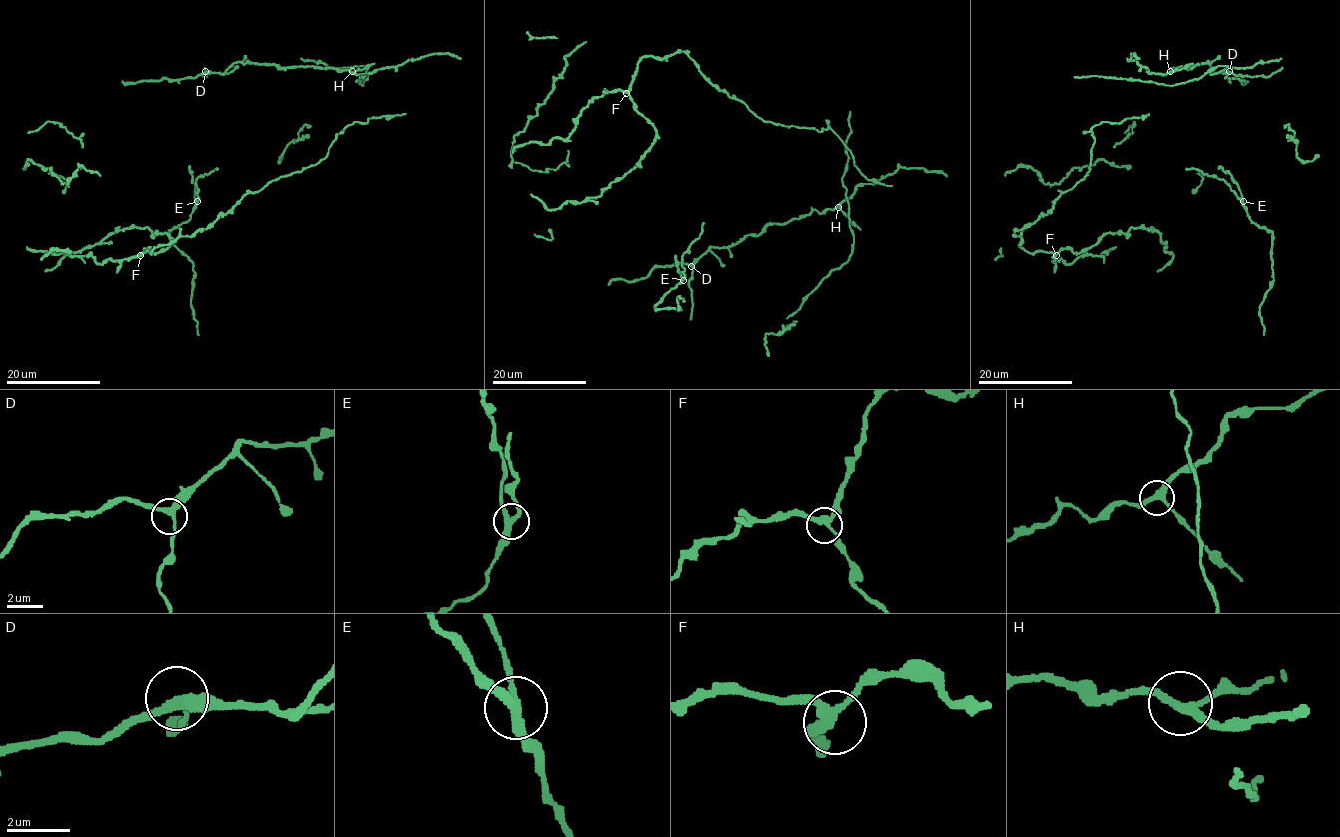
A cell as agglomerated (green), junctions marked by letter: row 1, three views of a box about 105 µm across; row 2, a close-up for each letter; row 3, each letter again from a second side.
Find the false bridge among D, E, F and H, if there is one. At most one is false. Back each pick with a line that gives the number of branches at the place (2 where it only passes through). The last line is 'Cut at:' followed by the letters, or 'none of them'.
E: 3
Cut at: E

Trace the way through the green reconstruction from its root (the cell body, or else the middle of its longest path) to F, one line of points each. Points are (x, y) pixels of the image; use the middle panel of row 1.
F: (838, 135), (830, 128), (820, 132), (763, 121), (716, 88), (684, 52), (644, 56), (626, 93)

